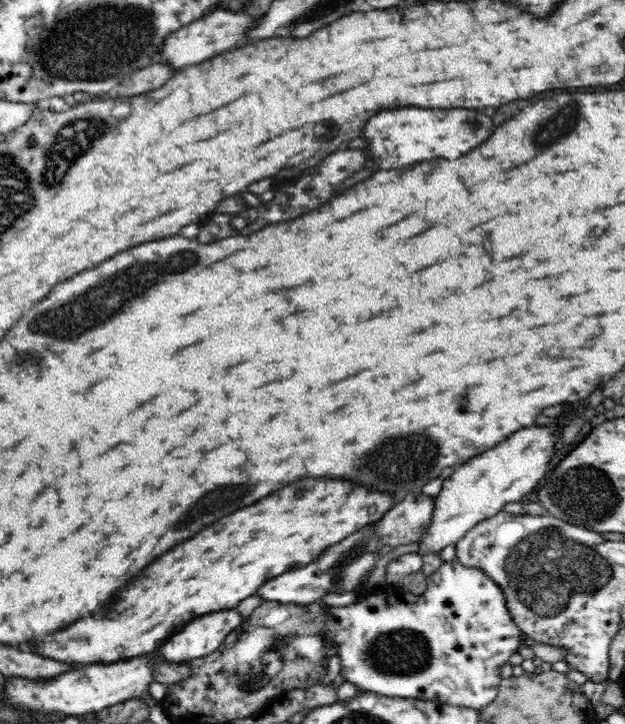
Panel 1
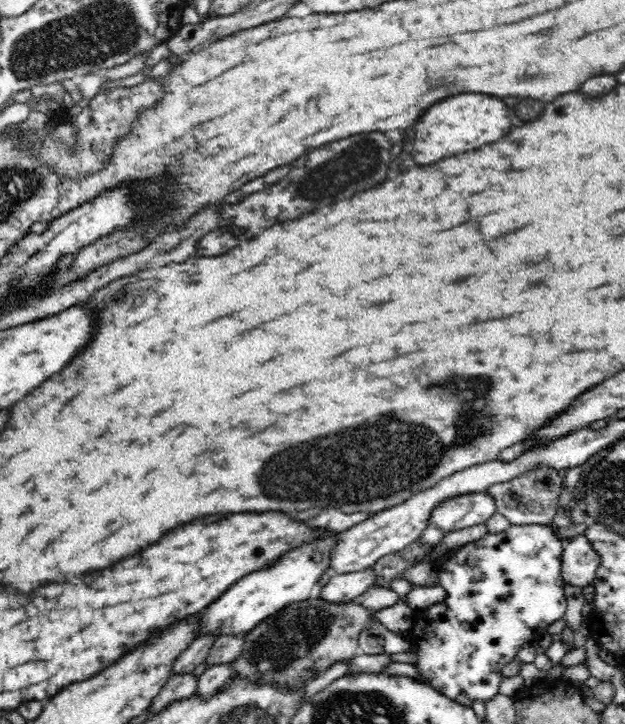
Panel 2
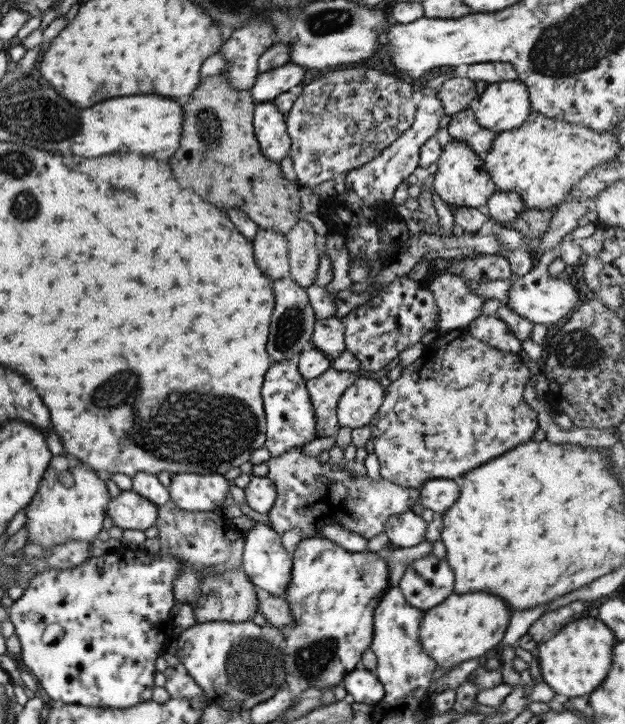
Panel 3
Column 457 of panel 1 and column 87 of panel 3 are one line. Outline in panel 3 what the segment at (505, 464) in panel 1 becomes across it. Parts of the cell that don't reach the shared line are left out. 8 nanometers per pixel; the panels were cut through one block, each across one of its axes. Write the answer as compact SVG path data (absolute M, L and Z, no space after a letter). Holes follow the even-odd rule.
M63 453L51 457L37 492L25 508L25 543L42 543L43 550L51 550L53 544L61 544L67 540L97 540L96 536L102 529L101 522L105 518L105 509L110 498L106 482L106 478L97 476L96 471L71 455Z

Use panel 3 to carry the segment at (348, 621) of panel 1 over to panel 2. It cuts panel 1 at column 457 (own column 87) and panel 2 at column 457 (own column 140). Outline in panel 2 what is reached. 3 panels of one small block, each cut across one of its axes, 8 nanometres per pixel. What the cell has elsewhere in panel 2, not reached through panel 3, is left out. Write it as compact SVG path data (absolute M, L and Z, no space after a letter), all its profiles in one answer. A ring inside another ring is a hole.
M527 524L527 525L510 525L510 528L506 528L504 532L498 532L498 534L492 534L489 532L480 540L474 540L462 545L459 548L455 548L450 552L438 557L432 564L436 573L438 573L438 581L440 586L446 591L446 598L438 604L430 606L428 609L416 609L414 610L414 629L412 634L411 643L418 648L418 660L417 666L420 672L425 676L425 681L428 685L435 688L444 696L454 700L456 703L471 706L475 700L479 700L488 703L496 694L498 694L498 684L502 680L502 668L512 662L515 659L516 652L522 648L522 644L531 642L538 639L544 634L548 627L556 620L560 620L566 614L568 608L568 600L565 594L565 583L561 576L562 570L562 557L563 557L563 545L564 543L559 539L554 528L548 525L539 524Z

